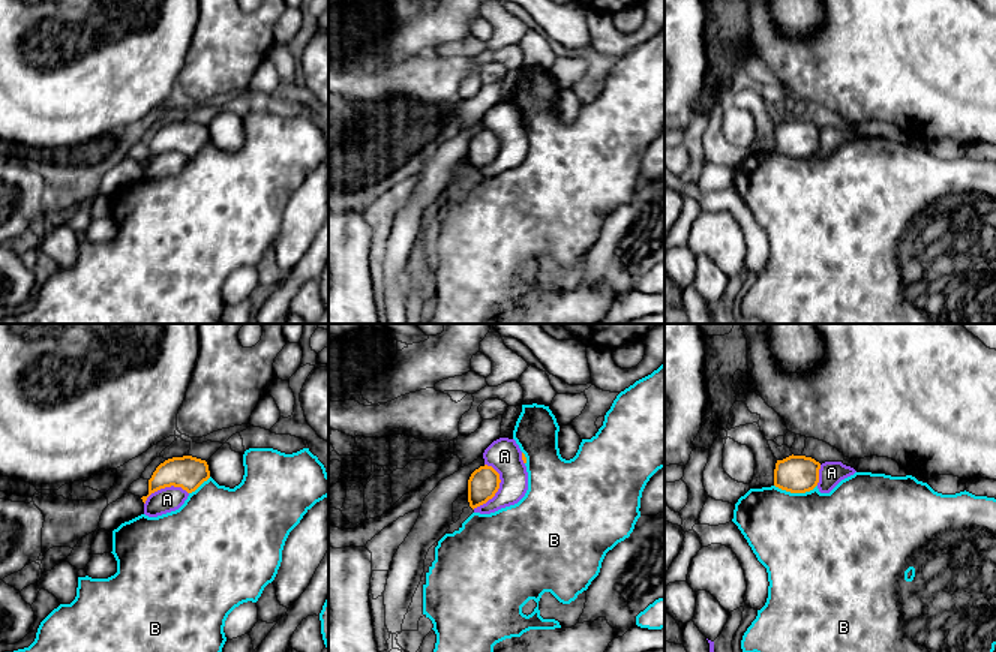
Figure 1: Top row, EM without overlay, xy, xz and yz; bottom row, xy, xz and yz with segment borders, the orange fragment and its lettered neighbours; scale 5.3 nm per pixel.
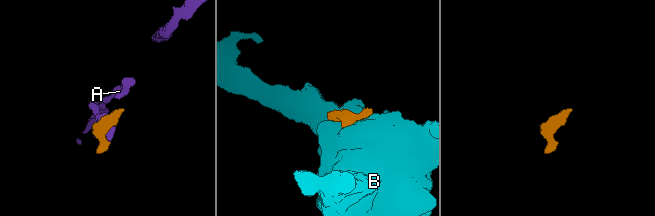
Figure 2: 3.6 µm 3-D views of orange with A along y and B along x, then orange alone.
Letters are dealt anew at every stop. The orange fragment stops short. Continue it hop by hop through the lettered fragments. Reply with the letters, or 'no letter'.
no letter

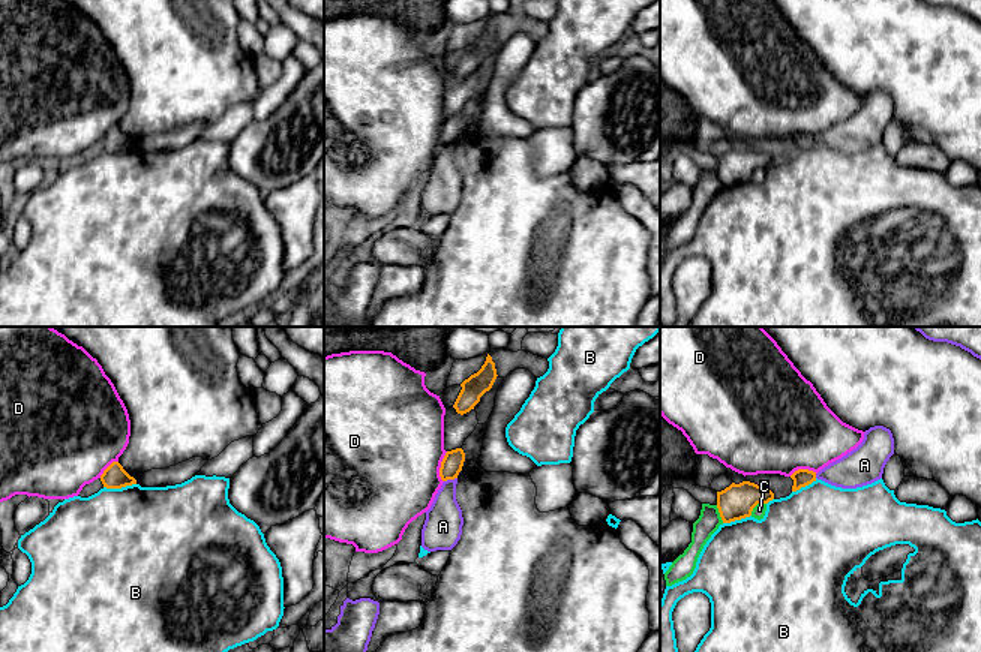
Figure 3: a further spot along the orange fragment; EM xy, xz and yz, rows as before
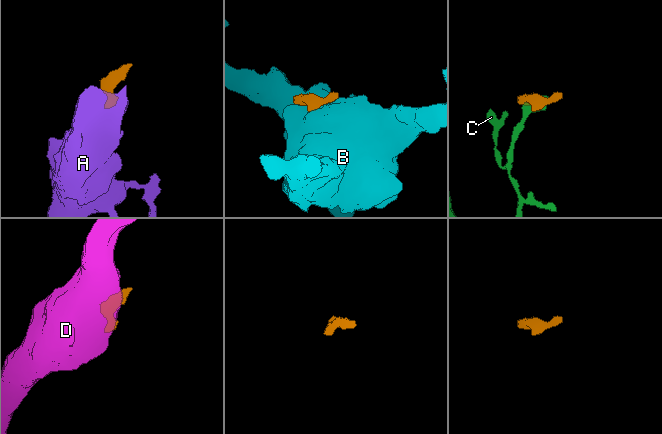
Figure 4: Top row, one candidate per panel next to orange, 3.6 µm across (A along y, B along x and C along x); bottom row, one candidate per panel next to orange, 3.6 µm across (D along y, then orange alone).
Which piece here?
no letter

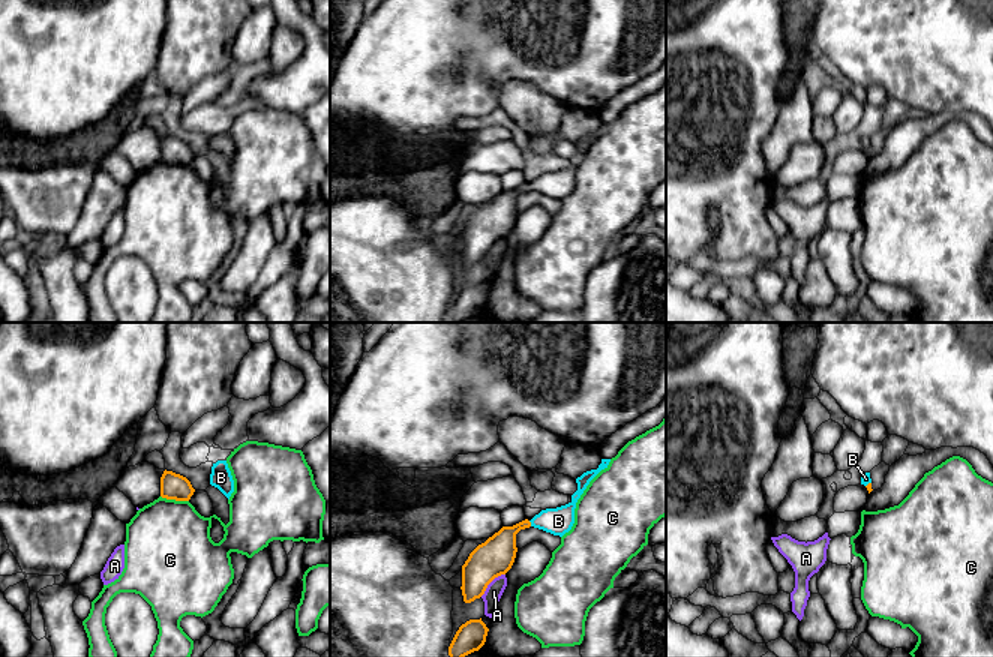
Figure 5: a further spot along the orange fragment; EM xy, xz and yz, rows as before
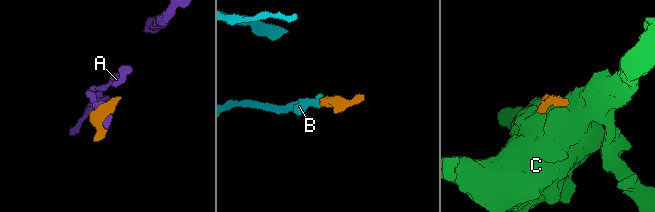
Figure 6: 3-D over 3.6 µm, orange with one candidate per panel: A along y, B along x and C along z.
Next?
B

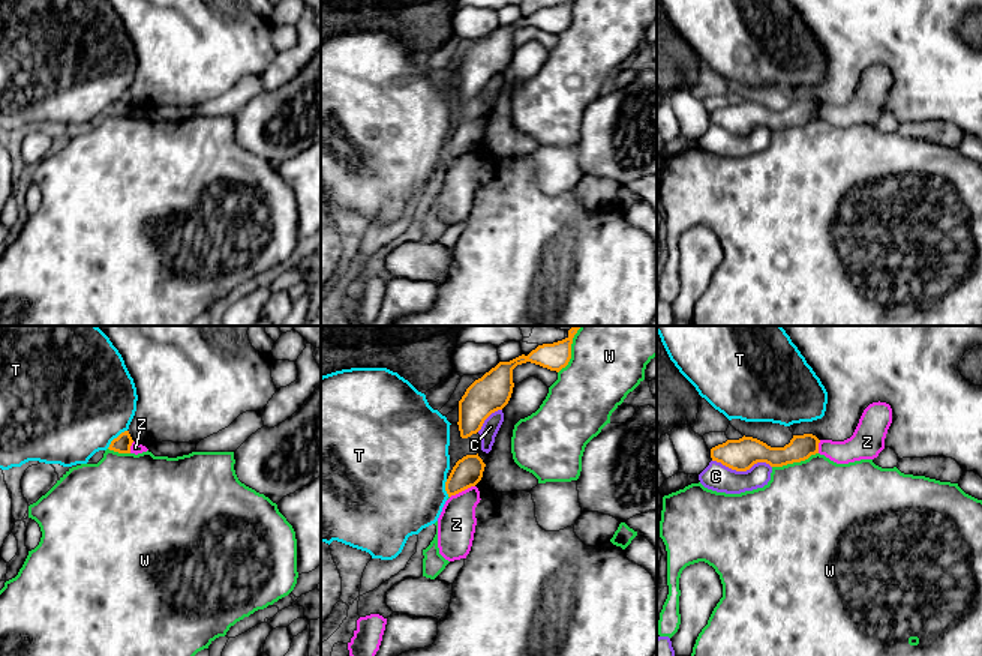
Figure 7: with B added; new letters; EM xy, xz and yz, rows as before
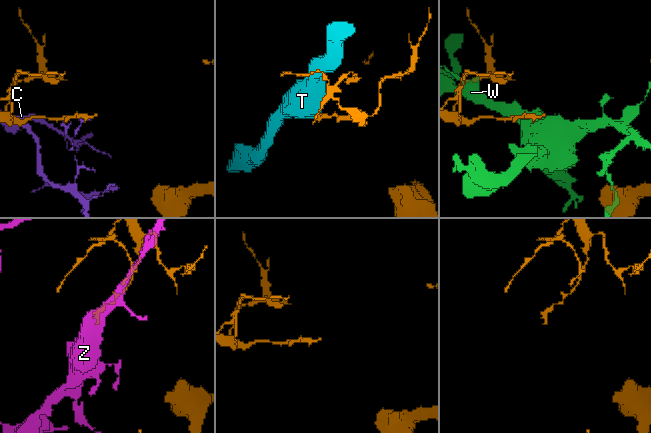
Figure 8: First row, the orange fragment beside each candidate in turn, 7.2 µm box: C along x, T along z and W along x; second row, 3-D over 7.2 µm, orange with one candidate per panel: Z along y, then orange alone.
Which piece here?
no letter

